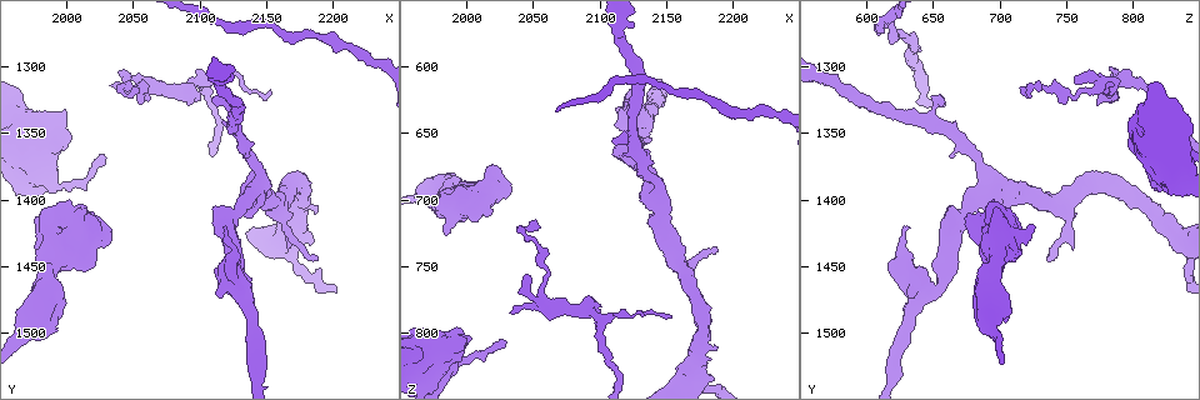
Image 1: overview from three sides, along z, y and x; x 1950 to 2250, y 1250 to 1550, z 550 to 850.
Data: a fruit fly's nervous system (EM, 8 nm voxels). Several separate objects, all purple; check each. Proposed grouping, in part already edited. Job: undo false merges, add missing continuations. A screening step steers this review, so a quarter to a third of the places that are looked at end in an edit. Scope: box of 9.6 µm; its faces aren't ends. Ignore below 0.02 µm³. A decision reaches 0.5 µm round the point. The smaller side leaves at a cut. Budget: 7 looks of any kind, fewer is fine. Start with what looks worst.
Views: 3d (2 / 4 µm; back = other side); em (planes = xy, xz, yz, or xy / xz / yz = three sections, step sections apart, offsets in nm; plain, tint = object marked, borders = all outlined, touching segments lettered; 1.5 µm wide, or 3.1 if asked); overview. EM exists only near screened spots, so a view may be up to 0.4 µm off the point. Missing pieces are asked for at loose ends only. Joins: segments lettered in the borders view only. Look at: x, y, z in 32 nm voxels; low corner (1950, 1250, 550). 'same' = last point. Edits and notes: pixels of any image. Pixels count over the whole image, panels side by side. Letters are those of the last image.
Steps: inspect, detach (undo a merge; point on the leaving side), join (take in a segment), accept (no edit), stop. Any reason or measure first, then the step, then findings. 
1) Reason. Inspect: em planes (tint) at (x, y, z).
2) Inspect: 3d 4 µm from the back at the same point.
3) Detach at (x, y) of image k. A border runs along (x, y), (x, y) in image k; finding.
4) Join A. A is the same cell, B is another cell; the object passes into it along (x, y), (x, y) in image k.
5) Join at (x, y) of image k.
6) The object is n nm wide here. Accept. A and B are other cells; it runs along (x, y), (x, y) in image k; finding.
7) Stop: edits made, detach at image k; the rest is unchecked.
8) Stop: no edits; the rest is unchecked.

Inspect: em xz step 8 (borders) at (2026, 1366, 810).

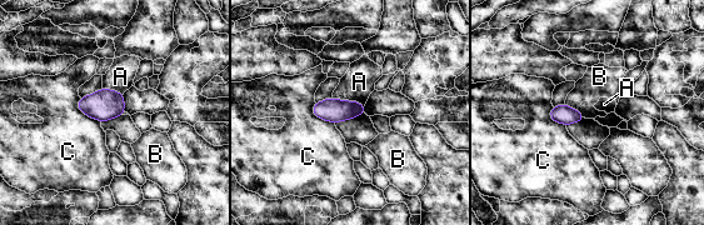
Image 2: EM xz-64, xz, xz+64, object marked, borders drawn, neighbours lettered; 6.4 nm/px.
Inspect: em planes (borders) at the same point.

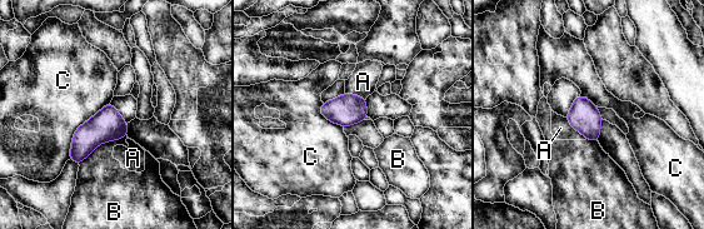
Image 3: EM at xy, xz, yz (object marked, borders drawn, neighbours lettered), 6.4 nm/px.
Accept. A, B and C are other cells; a border runs along (110, 100), (76, 129), (68, 159) in image 3; none of them fits.

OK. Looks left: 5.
Thin end. Inspect: em yz step 8 (borders) at (2050, 1314, 718).

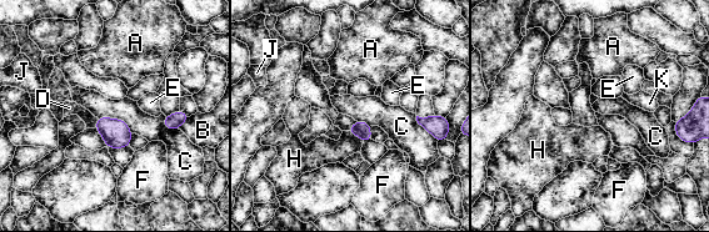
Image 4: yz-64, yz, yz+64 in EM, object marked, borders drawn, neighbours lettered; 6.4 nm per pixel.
Accept. A, B, C, D, E, F, H, J and K are other cells; none of them fits.

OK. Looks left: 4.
A fork. Inspect: 3d 2 µm from the back at (2098, 1312, 788).

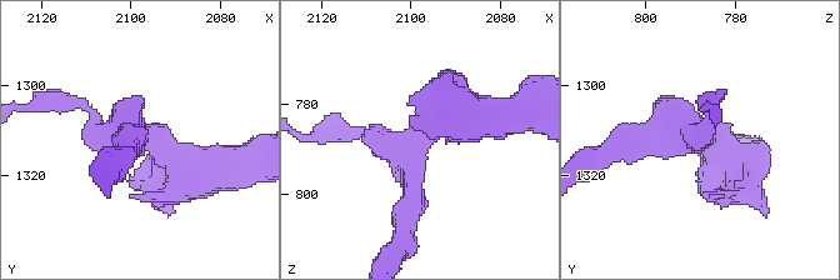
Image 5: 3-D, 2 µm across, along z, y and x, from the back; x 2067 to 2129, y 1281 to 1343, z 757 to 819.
Now the EM. Inspect: em planes (borders) at (2100, 1311, 789).

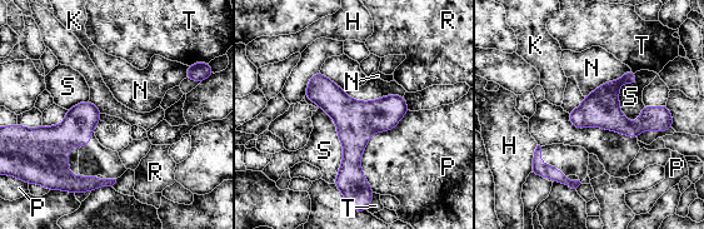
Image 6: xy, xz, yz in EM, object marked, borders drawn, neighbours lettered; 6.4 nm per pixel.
Accept. H, K, N, P, R, S and T are other cells; a border runs along (635, 73), (619, 88), (630, 124) in image 6; all the same cell.

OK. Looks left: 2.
Stop: no edits; the rest is unchecked.

